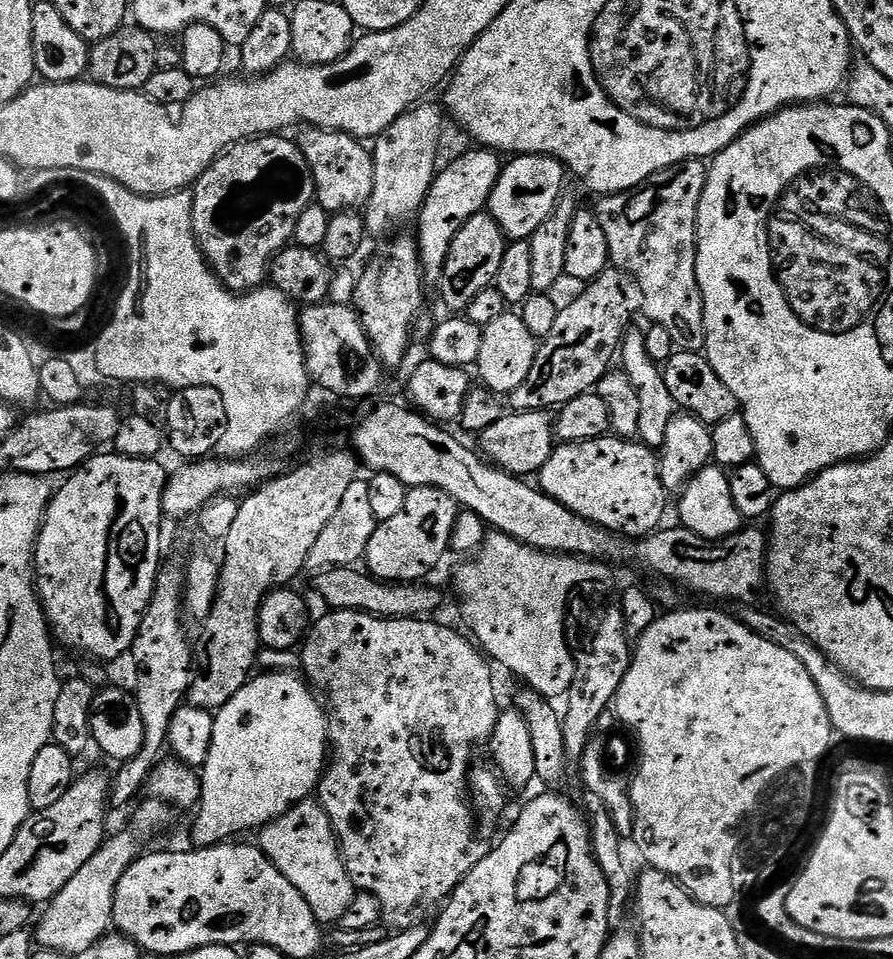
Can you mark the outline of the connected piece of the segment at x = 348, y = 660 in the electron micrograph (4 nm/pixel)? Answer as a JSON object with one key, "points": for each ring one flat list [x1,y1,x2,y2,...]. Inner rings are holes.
{"points":[[328,610,325,613,317,624,315,621,309,627,308,635,304,637,299,649,303,675,317,693,326,697,330,759,323,776,320,777,318,802,326,810,332,829,336,831,336,842,340,845,340,855,344,857,344,868,353,885,359,891,369,892,374,894,374,898,378,898,383,923,389,929,413,928,415,924,425,923,429,919,428,911,435,904,440,906,447,901,453,890,462,882,462,878,466,878,466,874,470,874,470,870,474,870,474,866,478,866,478,862,482,862,482,858,490,850,489,845,484,845,483,838,476,833,478,824,469,800,470,773,474,768,472,755,483,740,484,743,491,741,494,726,502,711,501,705,496,705,496,684,492,681,493,665,463,631,455,632,444,624,435,624,432,618,389,618,371,616,369,612,339,610]]}

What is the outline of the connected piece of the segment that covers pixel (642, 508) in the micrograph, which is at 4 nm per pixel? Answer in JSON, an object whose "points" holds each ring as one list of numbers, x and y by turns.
{"points":[[615,434,577,444,561,443,542,466,538,487,592,524,625,538,651,536,661,527,662,512,670,503,662,486,657,453,635,439]]}

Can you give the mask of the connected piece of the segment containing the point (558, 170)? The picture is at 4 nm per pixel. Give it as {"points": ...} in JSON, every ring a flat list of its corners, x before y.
{"points":[[516,156,509,160,512,161,509,164,507,161,500,169,500,177,488,199,487,211,491,212,509,241,529,241,565,195,566,169,553,156]]}

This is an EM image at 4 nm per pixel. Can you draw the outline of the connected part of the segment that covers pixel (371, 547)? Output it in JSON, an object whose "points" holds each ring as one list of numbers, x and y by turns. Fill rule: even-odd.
{"points":[[410,488,406,494,406,502,402,510,394,518,379,521,369,531,368,545,364,551,363,563,369,576,389,584,410,584,425,579,427,572,432,572,440,564,440,559,448,552,452,544,452,535,456,532,456,512,458,505,450,494,437,488]]}

